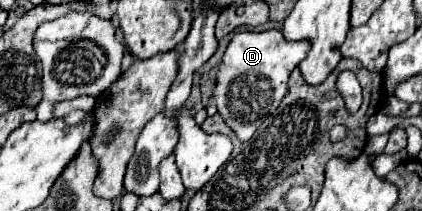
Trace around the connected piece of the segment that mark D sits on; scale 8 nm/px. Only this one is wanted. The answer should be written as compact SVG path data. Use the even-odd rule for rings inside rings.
M269 29L263 33L235 33L215 79L213 99L223 121L235 131L235 135L245 143L261 127L261 123L275 115L281 99L287 93L287 81L291 71L305 59L309 45L289 43L279 29Z

